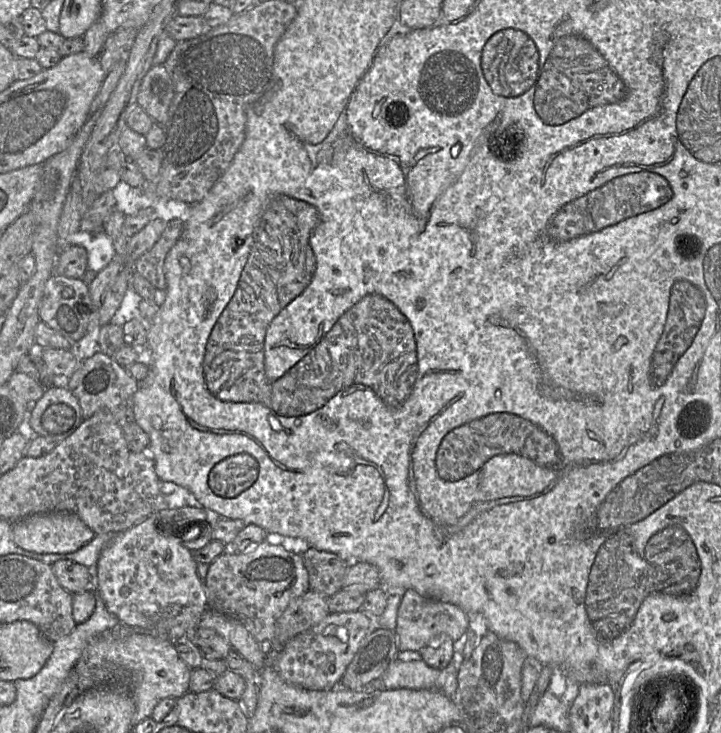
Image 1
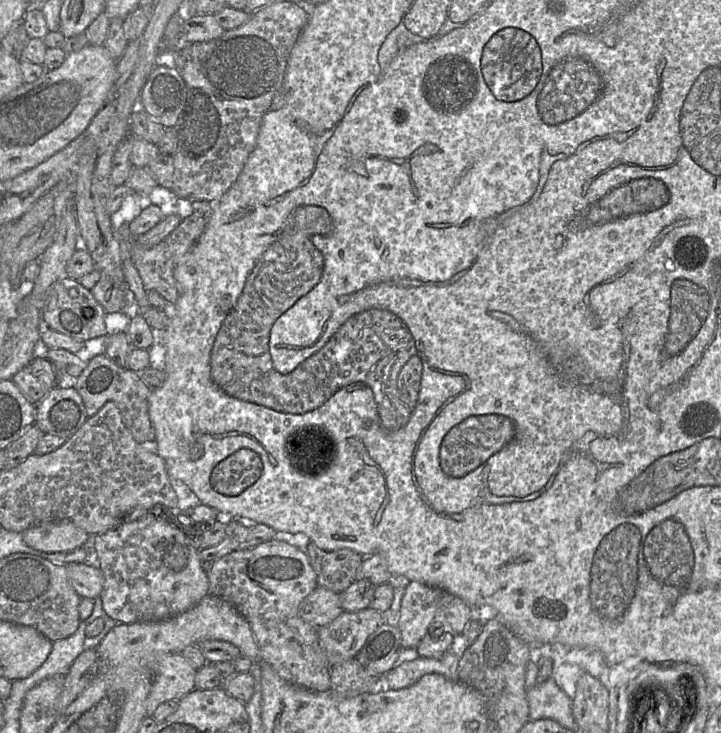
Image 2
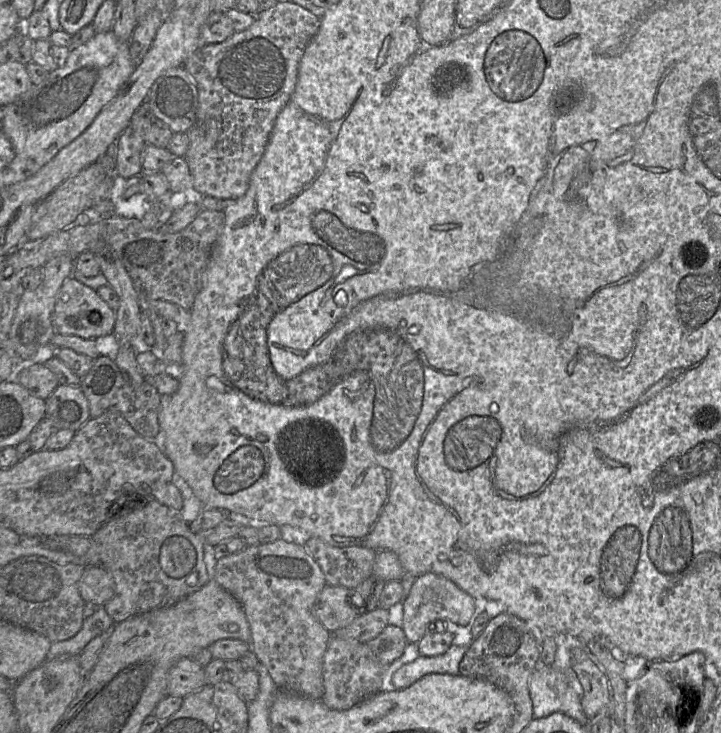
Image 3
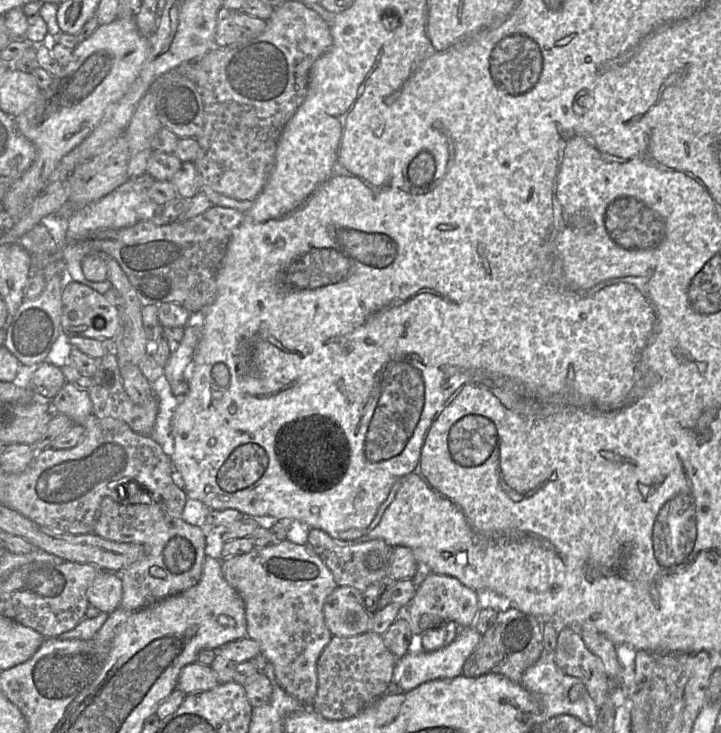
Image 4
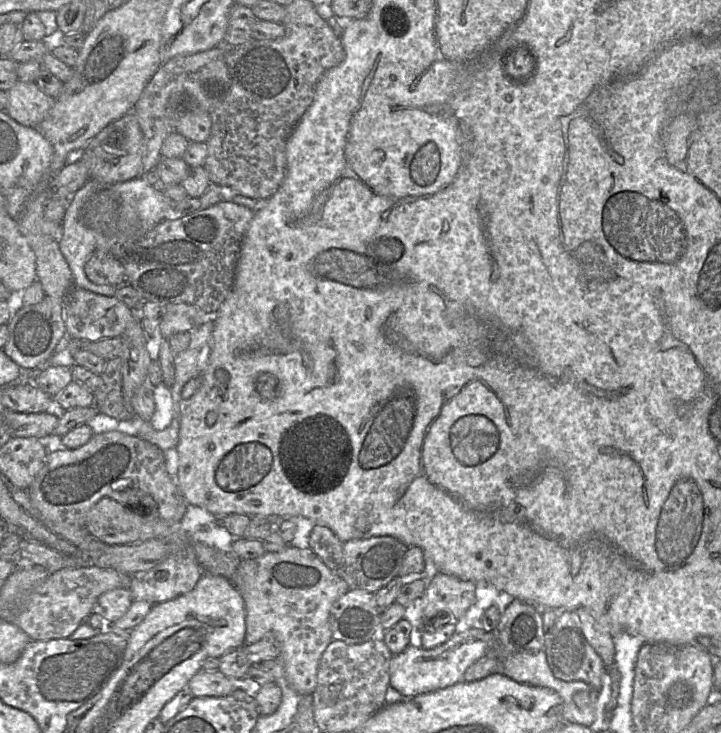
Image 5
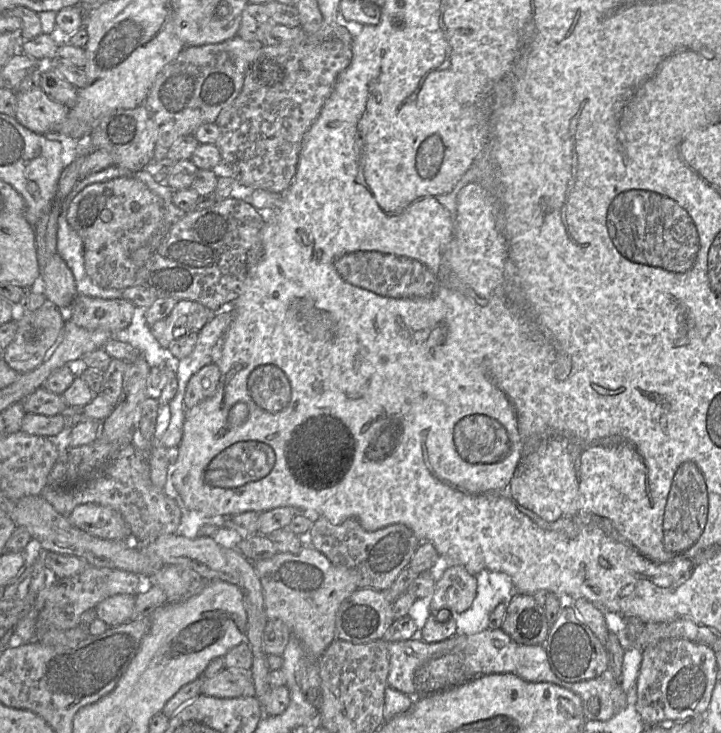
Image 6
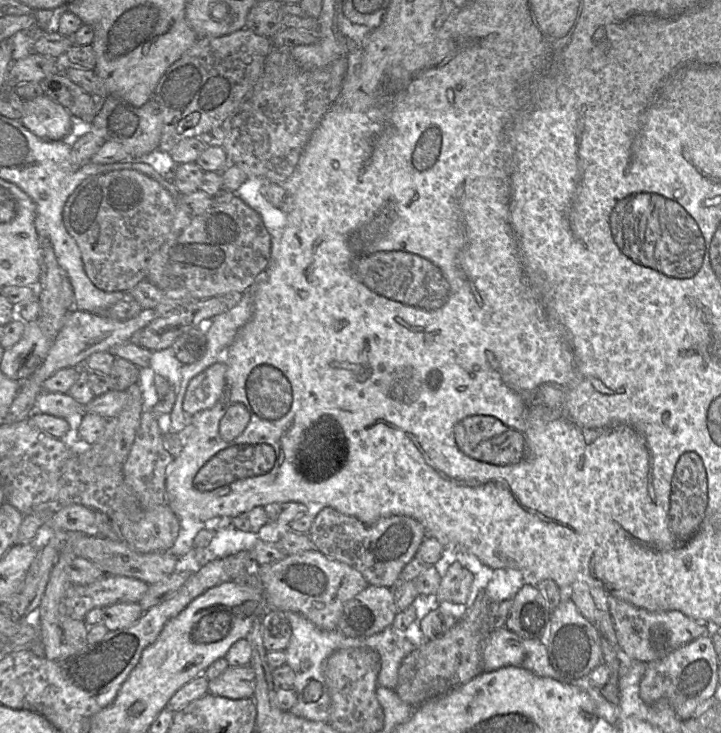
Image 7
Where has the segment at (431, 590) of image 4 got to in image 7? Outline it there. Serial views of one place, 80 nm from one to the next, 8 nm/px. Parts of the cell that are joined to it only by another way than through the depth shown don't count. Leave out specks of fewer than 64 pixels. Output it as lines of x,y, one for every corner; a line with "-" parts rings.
454,562
442,577
436,597
440,602
466,604
473,583
473,574
460,562

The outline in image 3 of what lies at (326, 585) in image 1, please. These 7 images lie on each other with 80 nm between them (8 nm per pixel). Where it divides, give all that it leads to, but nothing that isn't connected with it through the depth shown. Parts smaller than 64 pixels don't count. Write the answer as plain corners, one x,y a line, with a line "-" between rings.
311,536
304,545
320,566
326,584
329,586
344,586
352,590
372,575
376,551
360,546
335,547
319,537

